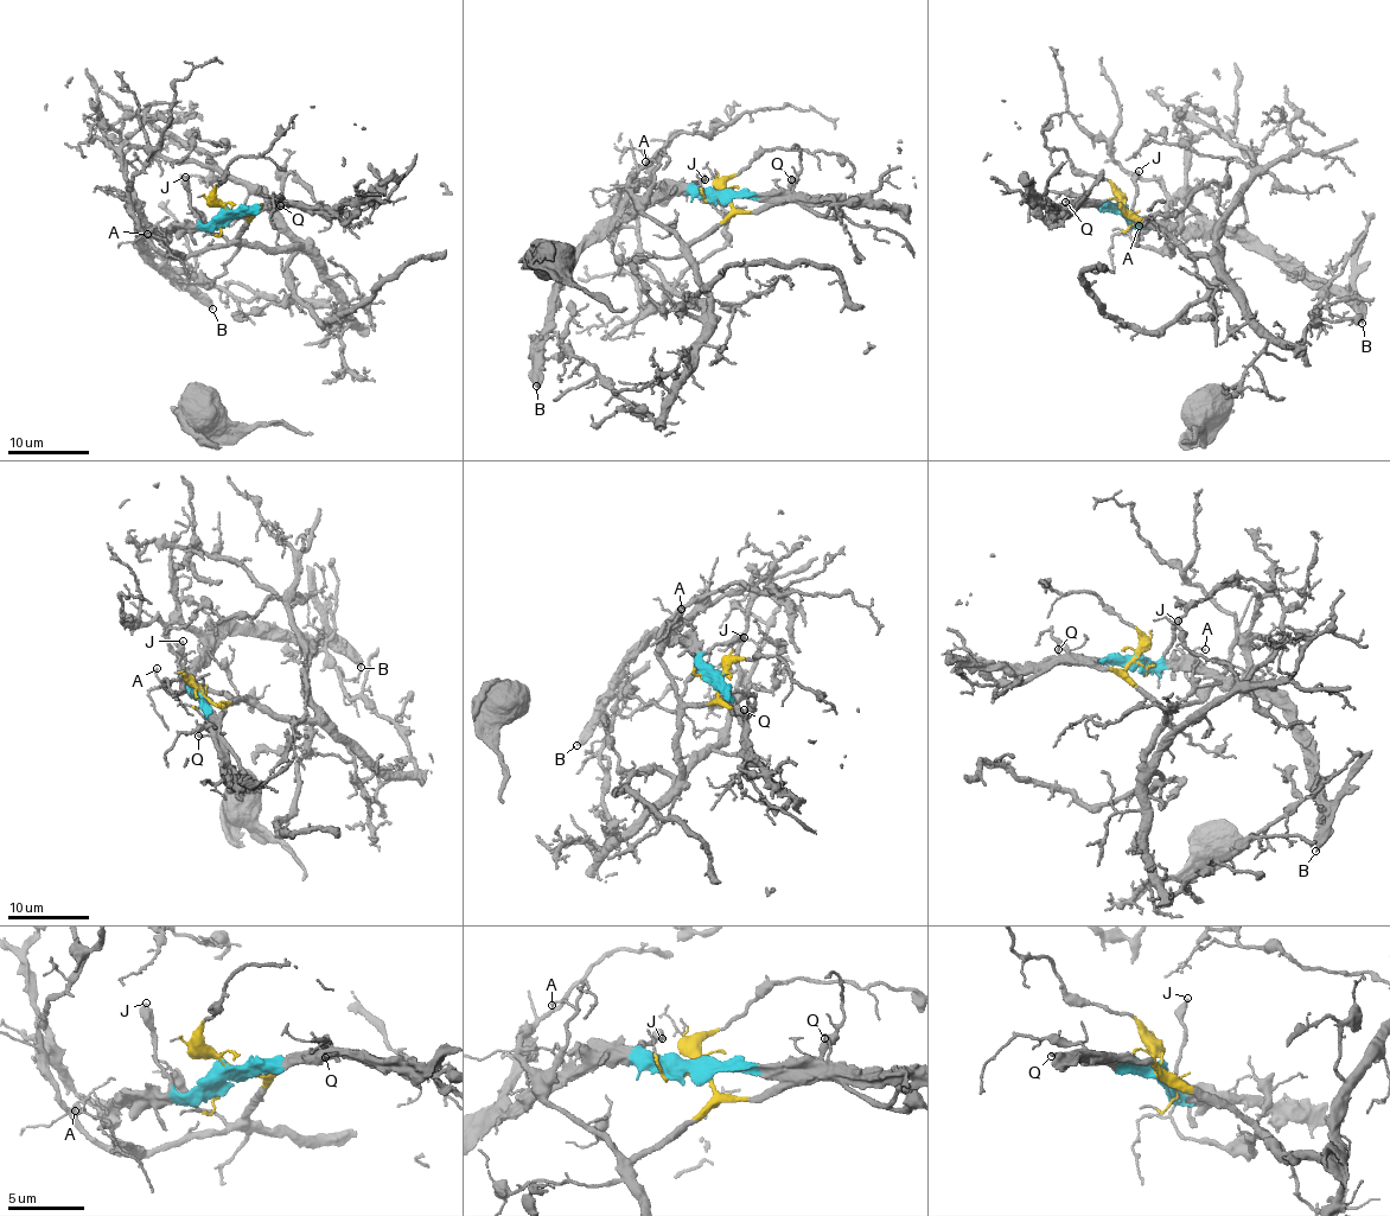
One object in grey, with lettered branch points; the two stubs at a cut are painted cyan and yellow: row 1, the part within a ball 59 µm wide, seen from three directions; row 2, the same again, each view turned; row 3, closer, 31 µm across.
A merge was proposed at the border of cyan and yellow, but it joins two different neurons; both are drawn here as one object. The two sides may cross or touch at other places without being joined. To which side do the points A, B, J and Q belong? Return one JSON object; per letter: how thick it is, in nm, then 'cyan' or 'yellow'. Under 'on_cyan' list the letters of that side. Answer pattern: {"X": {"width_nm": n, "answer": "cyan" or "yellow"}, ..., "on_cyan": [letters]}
{"A": {"width_nm": 110, "answer": "yellow"}, "B": {"width_nm": 360, "answer": "cyan"}, "J": {"width_nm": 400, "answer": "cyan"}, "Q": {"width_nm": 160, "answer": "cyan"}, "on_cyan": ["B", "J", "Q"]}

